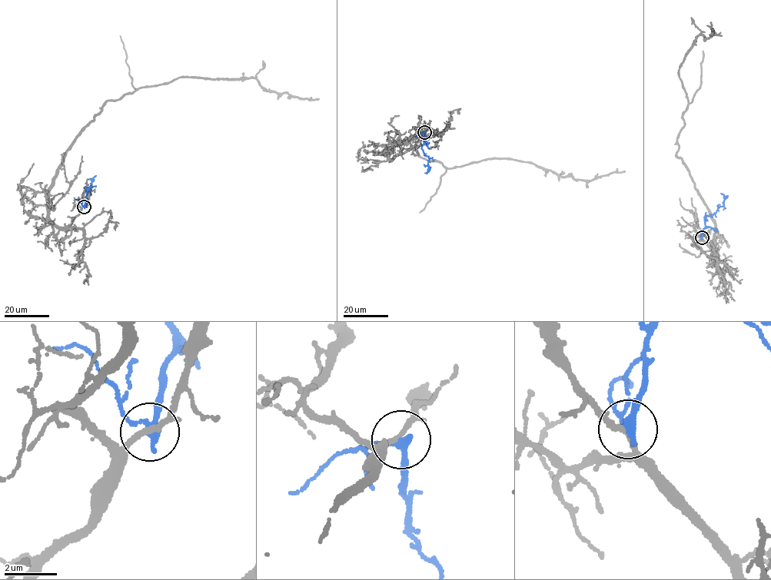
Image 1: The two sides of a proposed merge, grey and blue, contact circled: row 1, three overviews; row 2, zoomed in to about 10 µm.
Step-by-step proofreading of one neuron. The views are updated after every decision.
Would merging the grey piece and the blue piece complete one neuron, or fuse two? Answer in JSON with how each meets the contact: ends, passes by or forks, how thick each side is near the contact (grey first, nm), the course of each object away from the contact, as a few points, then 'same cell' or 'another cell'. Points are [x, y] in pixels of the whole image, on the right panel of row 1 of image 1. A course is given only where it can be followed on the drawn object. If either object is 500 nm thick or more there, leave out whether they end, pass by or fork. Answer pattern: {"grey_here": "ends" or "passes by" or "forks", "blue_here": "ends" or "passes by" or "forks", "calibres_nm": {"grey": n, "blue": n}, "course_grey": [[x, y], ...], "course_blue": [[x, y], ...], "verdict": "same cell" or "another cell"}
{"grey_here": "passes by", "blue_here": "passes by", "calibres_nm": {"grey": 200, "blue": 280}, "course_grey": [[701, 238], [716, 263], [715, 223], [677, 156], [688, 102], [678, 71], [696, 38], [713, 33], [710, 22]], "course_blue": [[702, 238], [705, 217], [714, 213], [723, 204], [724, 196], [720, 193]], "verdict": "another cell"}

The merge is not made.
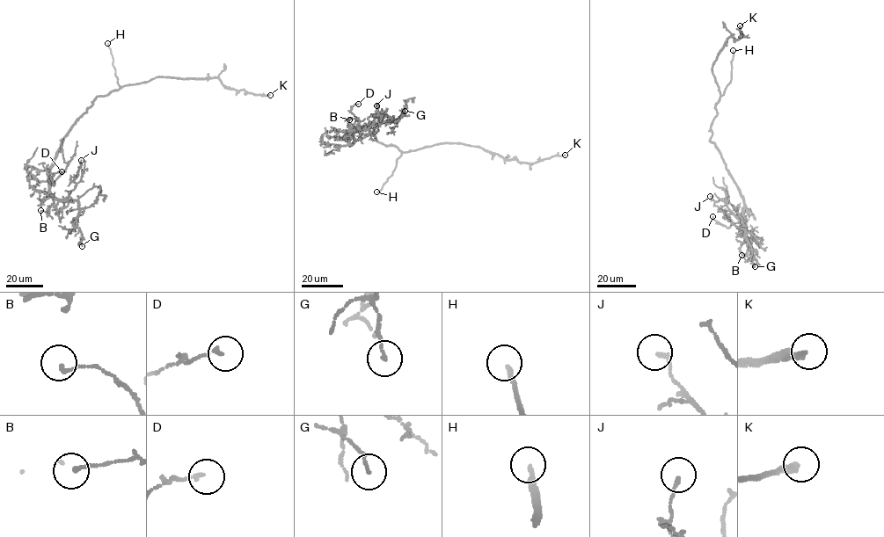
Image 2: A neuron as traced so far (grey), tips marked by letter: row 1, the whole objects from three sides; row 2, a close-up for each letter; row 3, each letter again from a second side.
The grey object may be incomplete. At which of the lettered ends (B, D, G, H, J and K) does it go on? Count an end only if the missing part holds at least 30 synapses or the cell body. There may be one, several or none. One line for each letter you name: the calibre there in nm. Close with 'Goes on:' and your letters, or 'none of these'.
H: calibre 160 nm
K: calibre 260 nm
Goes on: H, K

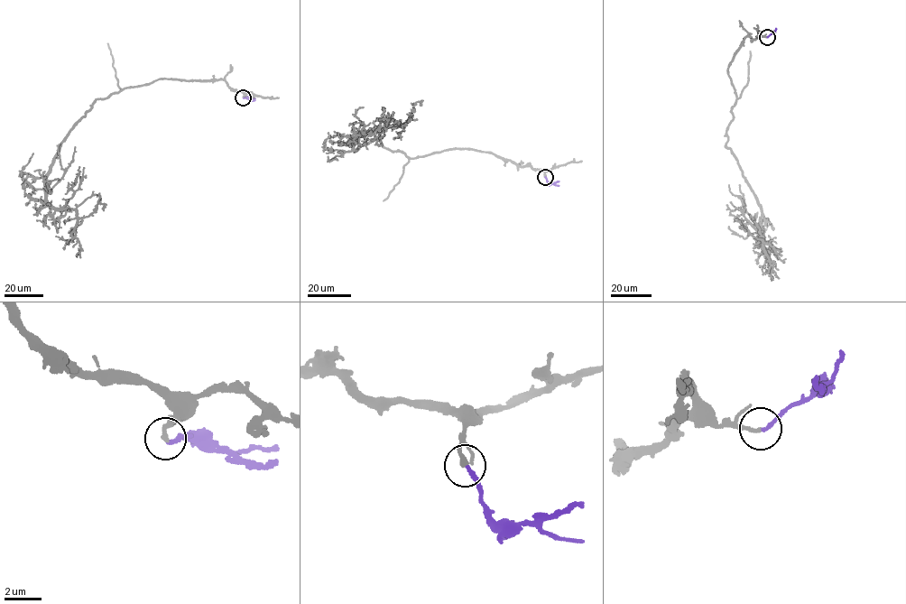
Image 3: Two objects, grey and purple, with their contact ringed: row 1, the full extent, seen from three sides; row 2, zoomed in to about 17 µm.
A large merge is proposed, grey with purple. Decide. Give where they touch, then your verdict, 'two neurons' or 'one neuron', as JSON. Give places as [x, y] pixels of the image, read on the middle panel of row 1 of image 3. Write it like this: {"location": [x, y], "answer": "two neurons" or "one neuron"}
{"location": [545, 177], "answer": "one neuron"}

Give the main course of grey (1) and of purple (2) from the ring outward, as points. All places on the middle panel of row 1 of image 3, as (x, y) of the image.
1: (545, 177), (543, 171), (462, 148), (410, 158), (375, 136), (354, 150), (358, 135), (405, 125), (412, 115)
2: (545, 177), (548, 182), (559, 185)

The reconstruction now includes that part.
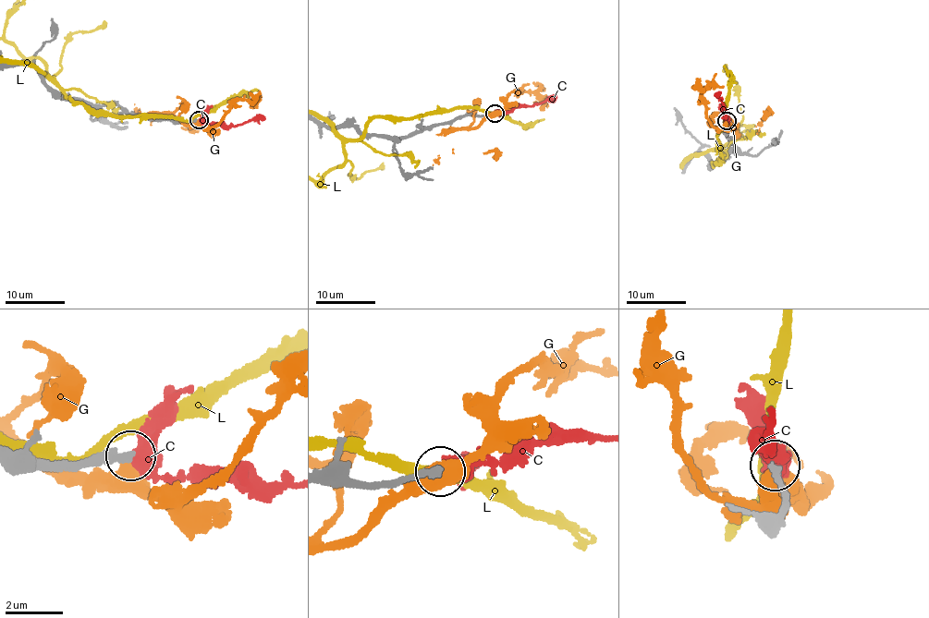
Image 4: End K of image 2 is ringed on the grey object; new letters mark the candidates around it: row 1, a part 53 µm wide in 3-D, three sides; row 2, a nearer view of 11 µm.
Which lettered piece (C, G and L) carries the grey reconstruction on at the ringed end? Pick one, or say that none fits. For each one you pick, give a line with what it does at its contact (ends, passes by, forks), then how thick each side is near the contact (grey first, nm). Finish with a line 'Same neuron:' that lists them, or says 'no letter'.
C: it passes by; 280 nm thick on the grey side, 500 nm on the other
Same neuron: C

